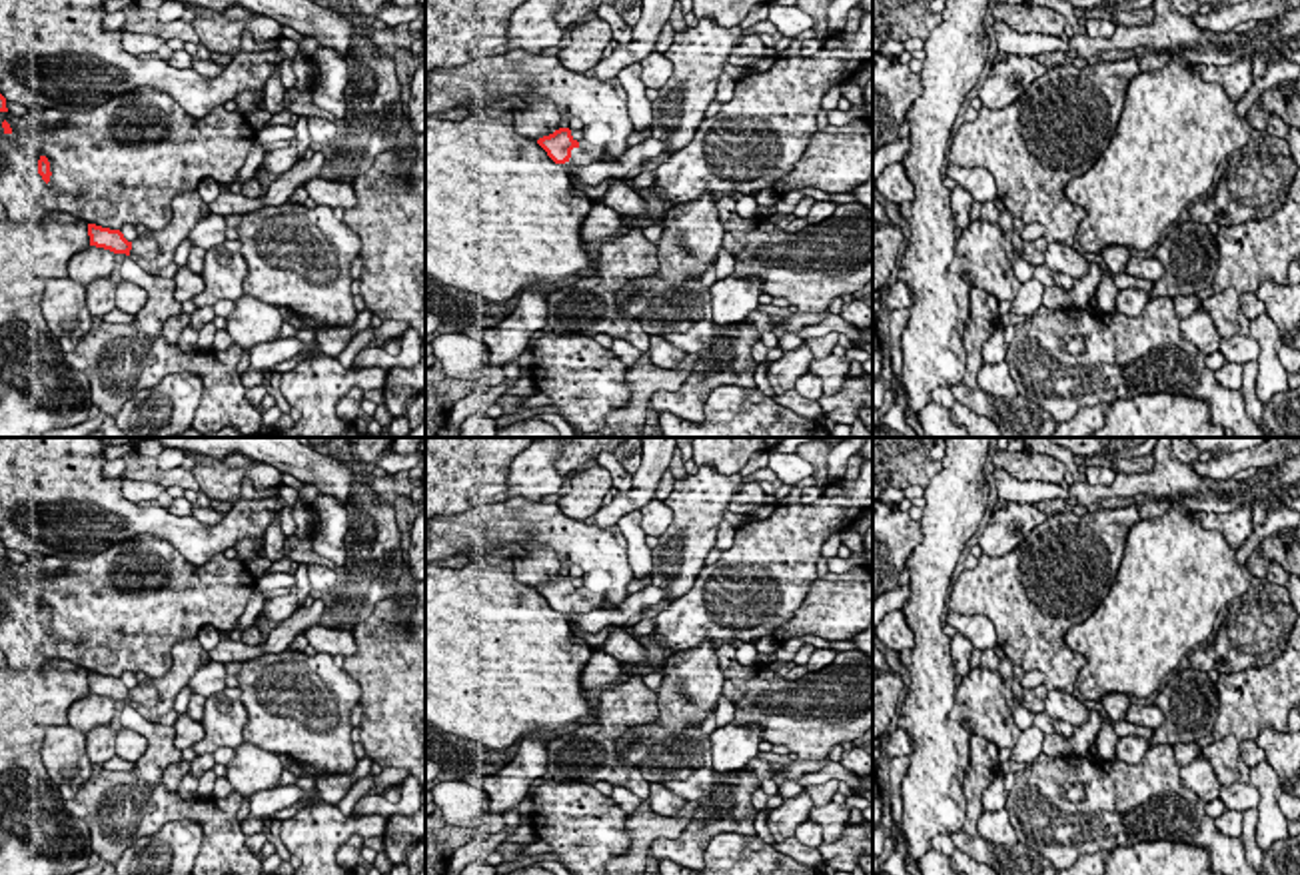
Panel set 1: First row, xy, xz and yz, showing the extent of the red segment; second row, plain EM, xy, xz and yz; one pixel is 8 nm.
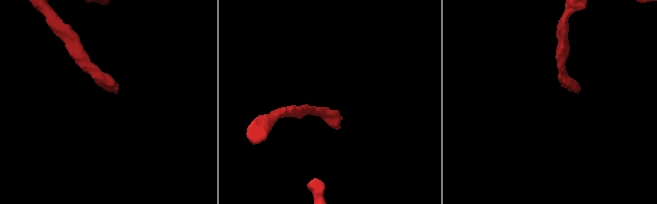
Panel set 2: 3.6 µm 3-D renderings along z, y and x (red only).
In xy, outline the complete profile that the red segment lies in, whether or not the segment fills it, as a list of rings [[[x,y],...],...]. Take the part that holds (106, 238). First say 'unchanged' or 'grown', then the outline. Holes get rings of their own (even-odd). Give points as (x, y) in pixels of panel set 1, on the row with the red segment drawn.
grown; [[[198,190],[182,192],[172,200],[172,220],[164,230],[150,230],[128,242],[120,230],[88,224],[90,246],[126,254],[144,272],[152,274],[174,264],[178,246],[188,238],[194,226],[212,214]]]

